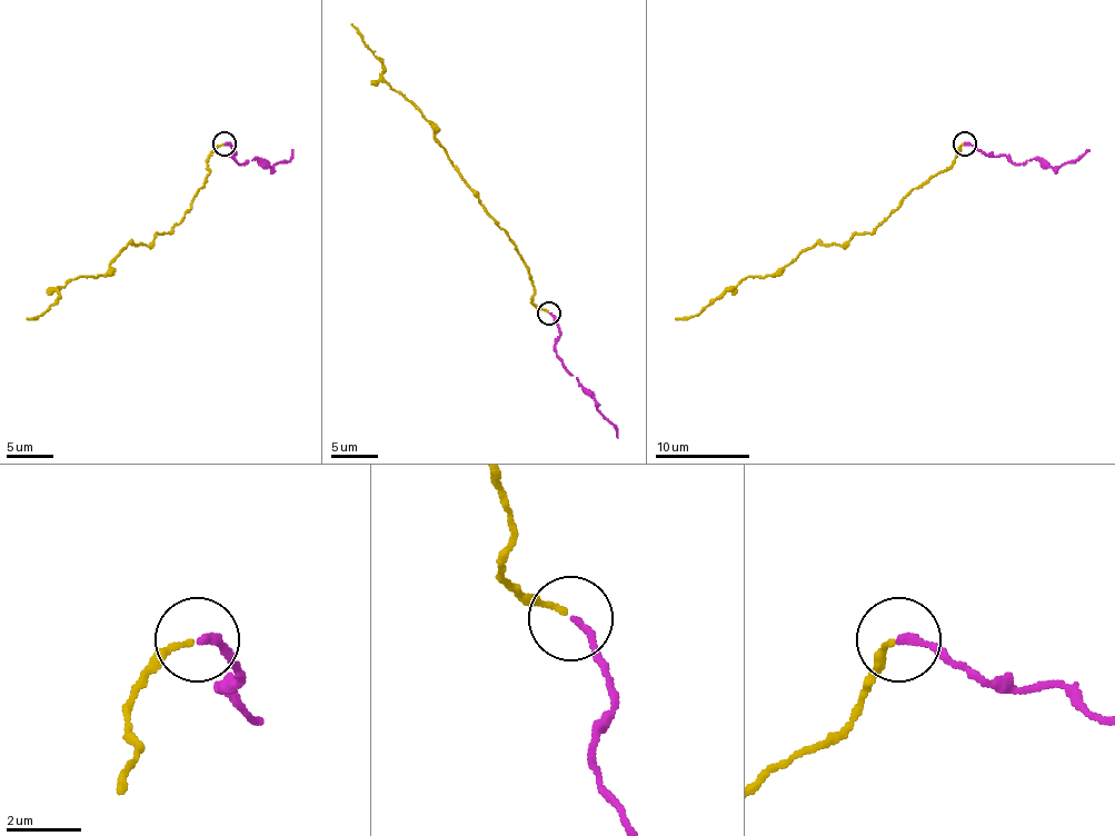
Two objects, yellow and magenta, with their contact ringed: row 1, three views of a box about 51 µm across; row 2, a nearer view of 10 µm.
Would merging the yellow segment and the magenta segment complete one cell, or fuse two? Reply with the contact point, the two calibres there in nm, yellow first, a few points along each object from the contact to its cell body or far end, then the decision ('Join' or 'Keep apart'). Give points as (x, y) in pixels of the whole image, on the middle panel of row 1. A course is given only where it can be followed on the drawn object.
Place: (549, 312). Thickness 140 nm (yellow) against 200 nm. Course of yellow: (547, 312), (530, 300), (528, 267), (517, 246), (456, 166), (429, 121), (382, 77), (380, 60), (351, 25). Course of magenta: (549, 312), (559, 326), (555, 352), (595, 399), (597, 409), (610, 423), (618, 437). Join

